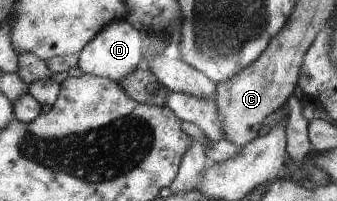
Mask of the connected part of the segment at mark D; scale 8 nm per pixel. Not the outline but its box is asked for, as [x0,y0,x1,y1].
[77,17,143,82]

